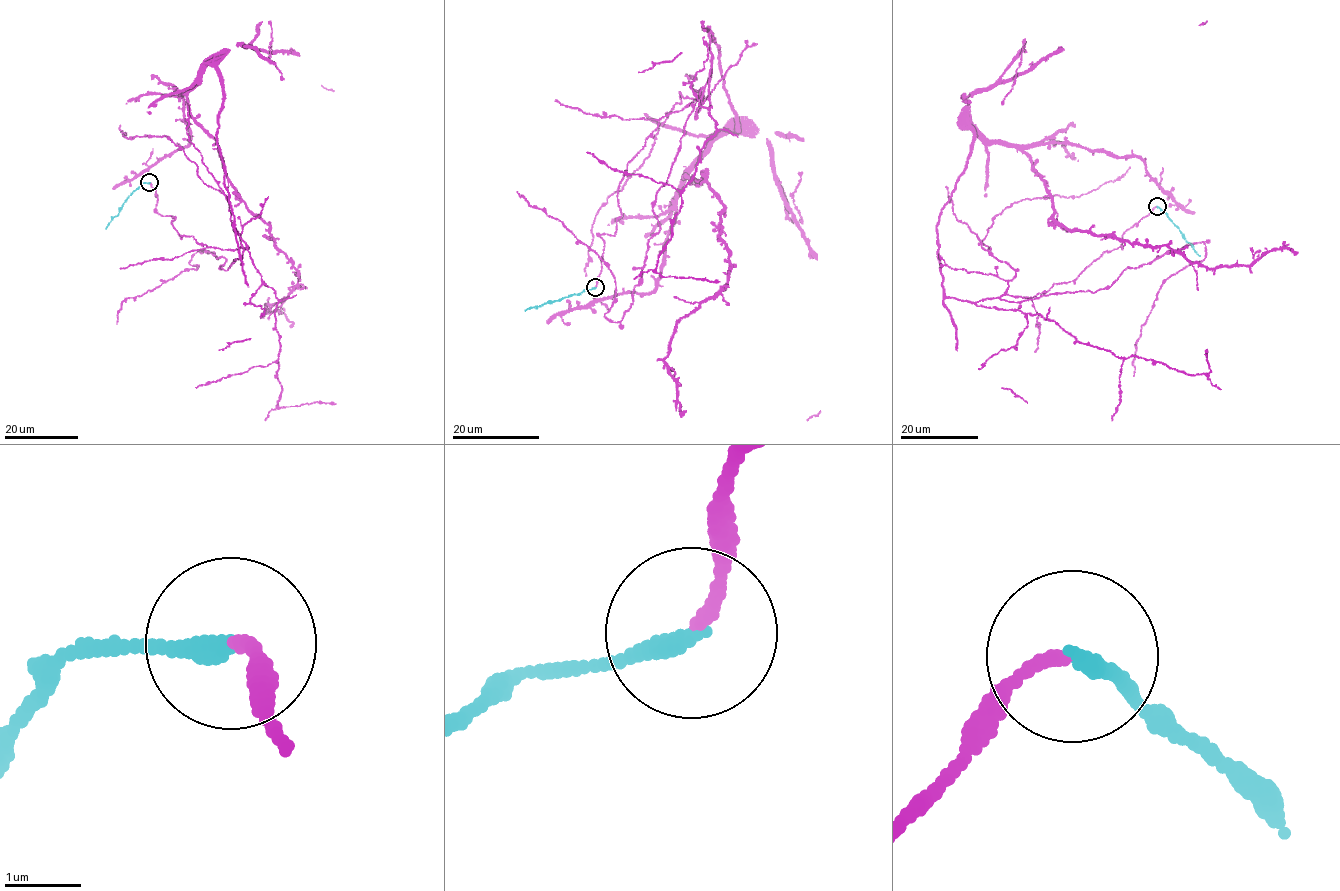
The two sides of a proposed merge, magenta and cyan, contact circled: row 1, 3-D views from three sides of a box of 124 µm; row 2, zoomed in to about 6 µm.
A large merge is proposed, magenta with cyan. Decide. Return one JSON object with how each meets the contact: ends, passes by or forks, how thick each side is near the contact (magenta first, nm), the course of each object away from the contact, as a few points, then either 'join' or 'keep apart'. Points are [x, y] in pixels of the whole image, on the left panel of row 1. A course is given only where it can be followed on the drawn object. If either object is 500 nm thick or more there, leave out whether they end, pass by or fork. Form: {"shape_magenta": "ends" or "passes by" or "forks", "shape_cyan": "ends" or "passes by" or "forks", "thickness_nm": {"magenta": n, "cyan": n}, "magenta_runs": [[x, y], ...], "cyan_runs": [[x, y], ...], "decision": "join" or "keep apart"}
{"shape_magenta": "ends", "shape_cyan": "ends", "thickness_nm": {"magenta": 140, "cyan": 240}, "magenta_runs": [[149, 182], [181, 236], [248, 247], [211, 64], [190, 115], [298, 273], [264, 311], [291, 326]], "cyan_runs": [[149, 182], [140, 183], [106, 229]], "decision": "join"}

